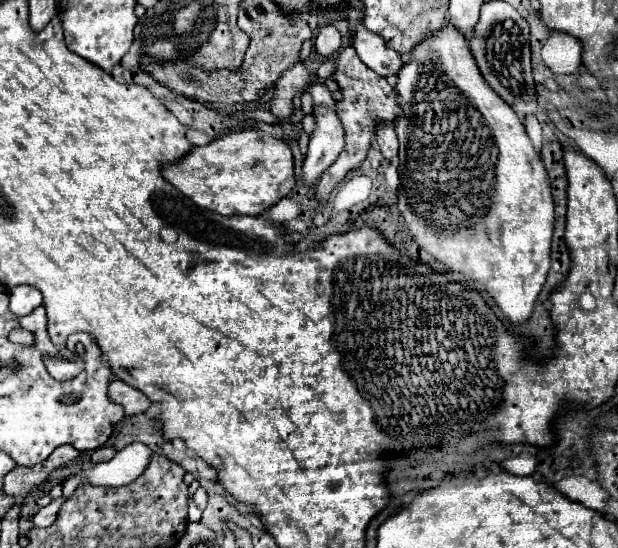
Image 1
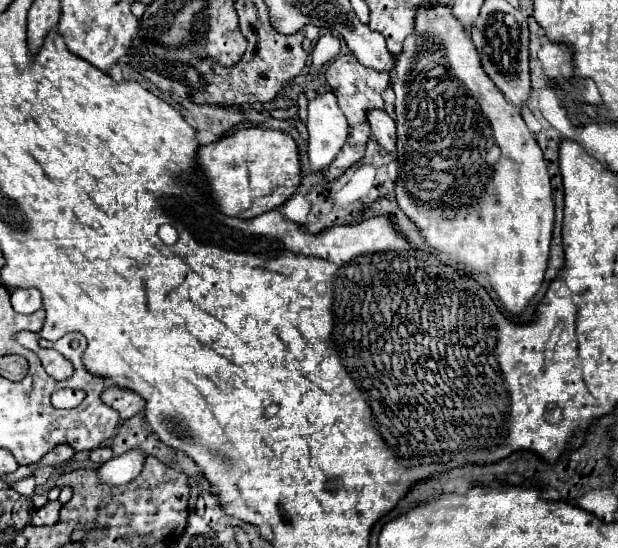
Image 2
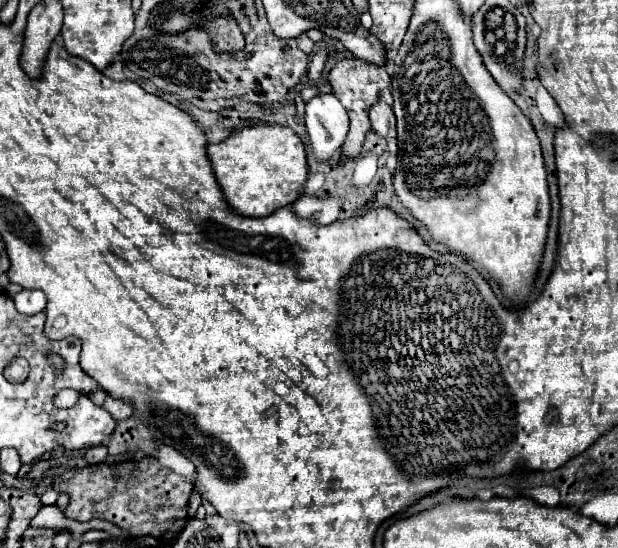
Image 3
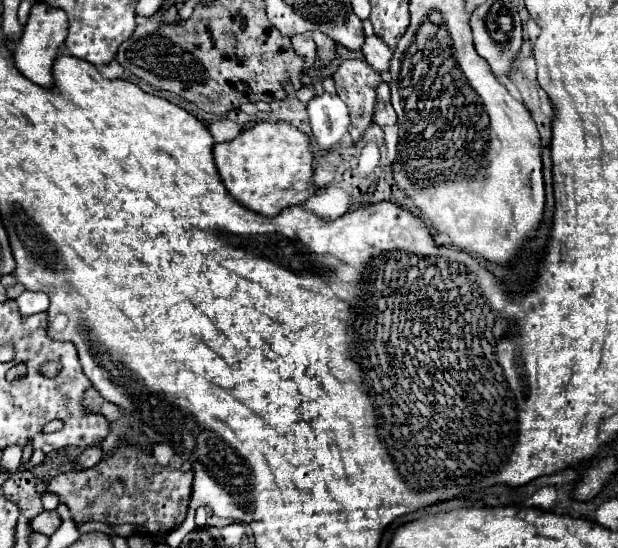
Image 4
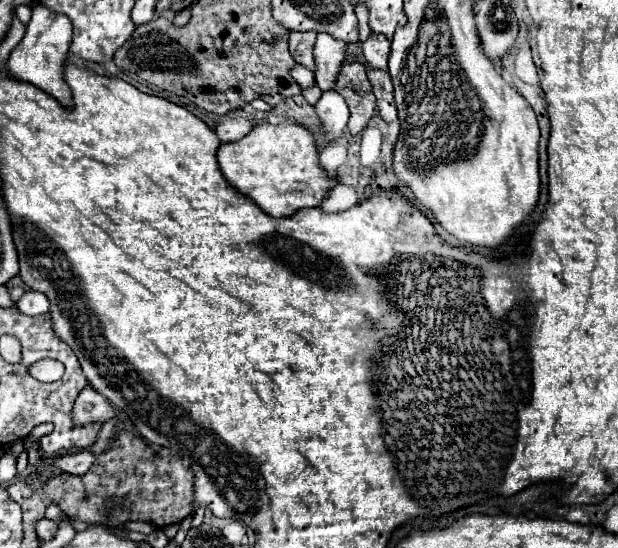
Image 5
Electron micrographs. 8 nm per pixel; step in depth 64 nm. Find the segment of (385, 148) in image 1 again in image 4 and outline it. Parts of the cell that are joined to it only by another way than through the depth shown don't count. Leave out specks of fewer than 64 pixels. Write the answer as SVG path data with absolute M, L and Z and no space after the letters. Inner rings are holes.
M380 84L380 88L376 88L378 100L374 106L374 124L378 124L380 128L386 128L388 124L396 124L396 112L390 104L390 88L388 84Z

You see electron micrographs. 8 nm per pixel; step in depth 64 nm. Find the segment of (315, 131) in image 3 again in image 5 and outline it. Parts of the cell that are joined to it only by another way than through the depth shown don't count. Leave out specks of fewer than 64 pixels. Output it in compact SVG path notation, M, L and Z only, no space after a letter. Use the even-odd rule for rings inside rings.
M334 90L324 92L322 98L314 104L314 110L320 120L320 128L322 128L326 142L332 142L346 132L350 114L348 114L348 106L346 106L344 98L338 92L334 92Z

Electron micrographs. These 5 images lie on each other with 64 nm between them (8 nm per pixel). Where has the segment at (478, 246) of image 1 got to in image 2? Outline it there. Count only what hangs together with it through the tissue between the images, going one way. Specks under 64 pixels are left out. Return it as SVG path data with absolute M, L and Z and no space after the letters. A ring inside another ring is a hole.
M436 6L432 10L420 10L416 16L416 32L404 42L404 52L398 54L396 62L396 82L392 84L396 92L396 126L398 126L398 182L396 182L396 198L400 210L416 224L428 246L446 258L450 264L460 264L466 272L484 274L496 292L498 300L506 308L510 316L520 316L528 302L534 298L538 288L542 286L544 272L548 268L548 256L550 256L550 240L552 240L552 226L554 226L554 200L552 200L552 188L550 188L550 176L546 170L546 162L542 156L540 146L532 138L530 130L526 128L520 112L512 108L496 88L492 88L492 80L484 76L484 70L480 68L480 58L476 56L476 48L470 40L470 36L460 28L460 22L452 16L450 8Z

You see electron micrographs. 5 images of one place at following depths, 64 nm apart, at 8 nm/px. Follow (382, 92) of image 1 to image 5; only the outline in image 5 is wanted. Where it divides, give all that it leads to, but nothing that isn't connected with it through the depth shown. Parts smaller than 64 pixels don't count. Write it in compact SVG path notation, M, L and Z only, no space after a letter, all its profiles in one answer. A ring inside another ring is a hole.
M360 62L344 64L334 90L346 100L350 108L350 122L348 130L350 134L360 134L368 120L376 114L376 98L372 94L372 84L368 80L368 70Z

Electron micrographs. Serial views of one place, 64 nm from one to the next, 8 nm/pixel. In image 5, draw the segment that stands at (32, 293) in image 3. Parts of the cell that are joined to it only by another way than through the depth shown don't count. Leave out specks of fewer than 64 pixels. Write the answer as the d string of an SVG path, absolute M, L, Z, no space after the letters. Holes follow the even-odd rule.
M28 290L28 292L24 292L24 296L16 302L16 306L18 306L18 310L20 310L22 314L28 314L28 316L38 316L38 314L48 312L50 302L48 302L48 298L46 298L44 294Z

